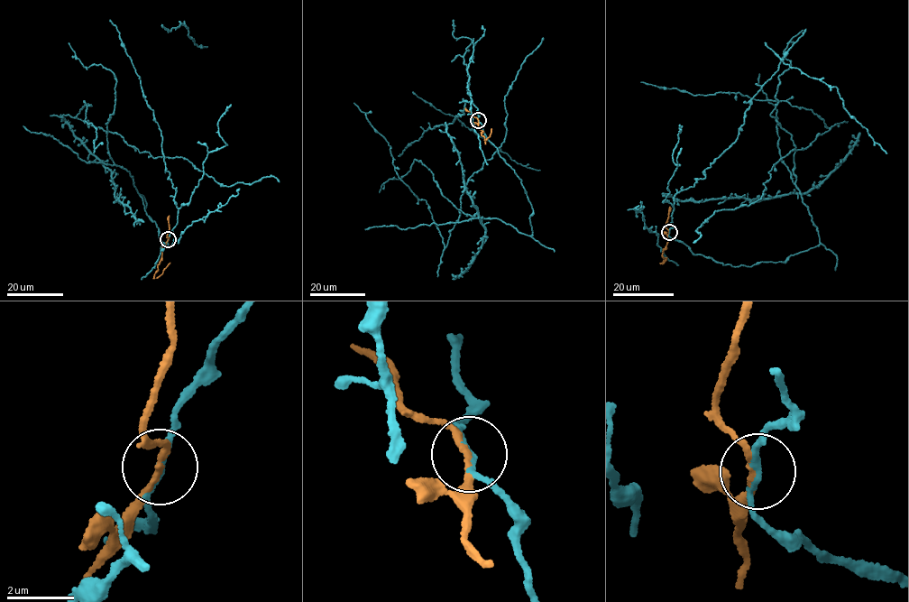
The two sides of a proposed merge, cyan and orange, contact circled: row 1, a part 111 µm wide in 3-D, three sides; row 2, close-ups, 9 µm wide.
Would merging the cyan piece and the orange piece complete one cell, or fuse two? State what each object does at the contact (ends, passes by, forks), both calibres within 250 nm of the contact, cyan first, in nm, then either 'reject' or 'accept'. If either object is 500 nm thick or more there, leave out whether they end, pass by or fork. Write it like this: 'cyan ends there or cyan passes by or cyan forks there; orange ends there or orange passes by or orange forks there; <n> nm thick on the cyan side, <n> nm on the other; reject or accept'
cyan passes by; orange passes by; 160 nm thick on the cyan side, 170 nm on the other; reject

